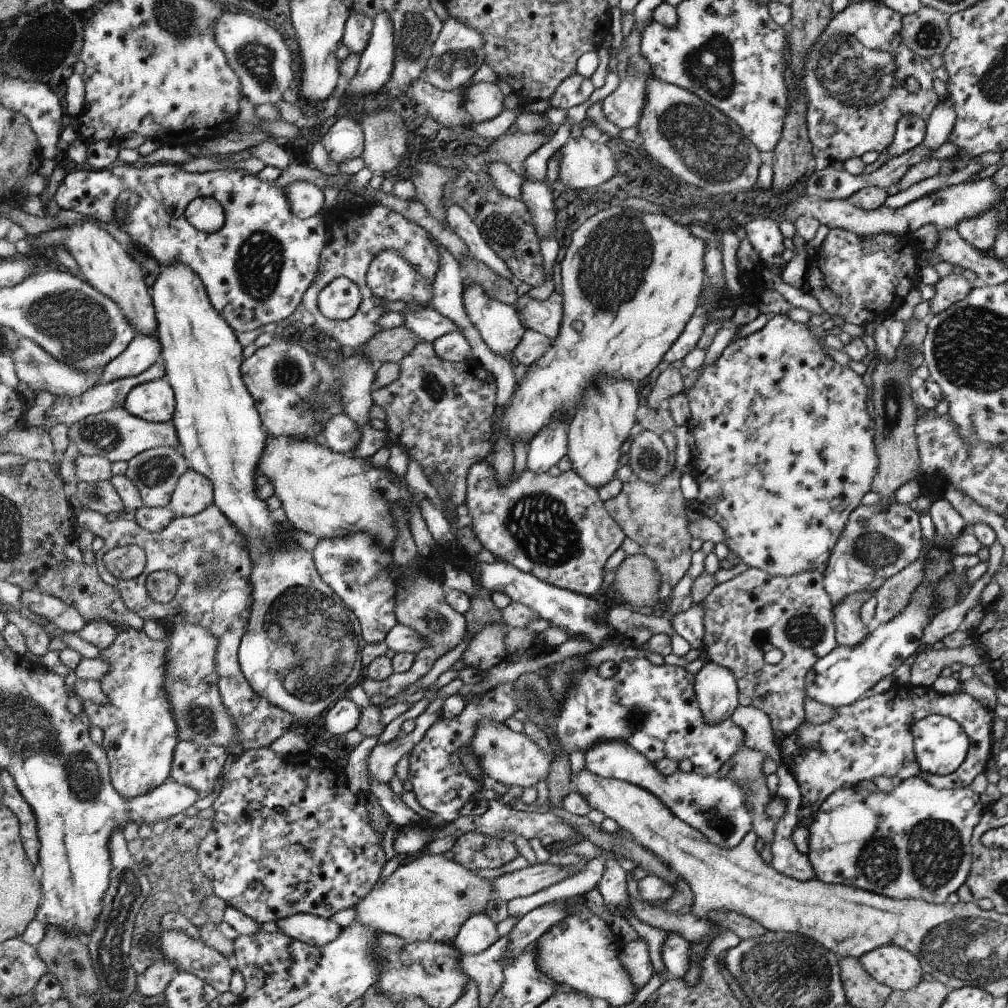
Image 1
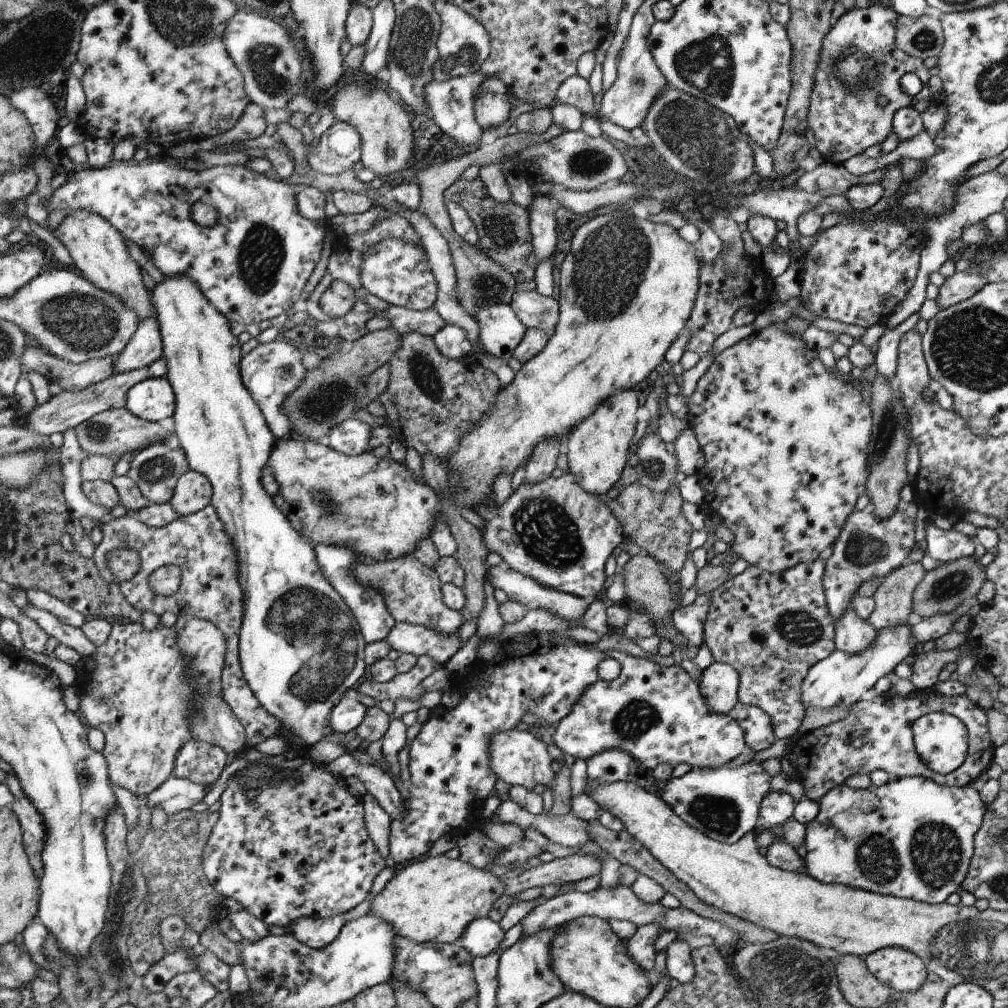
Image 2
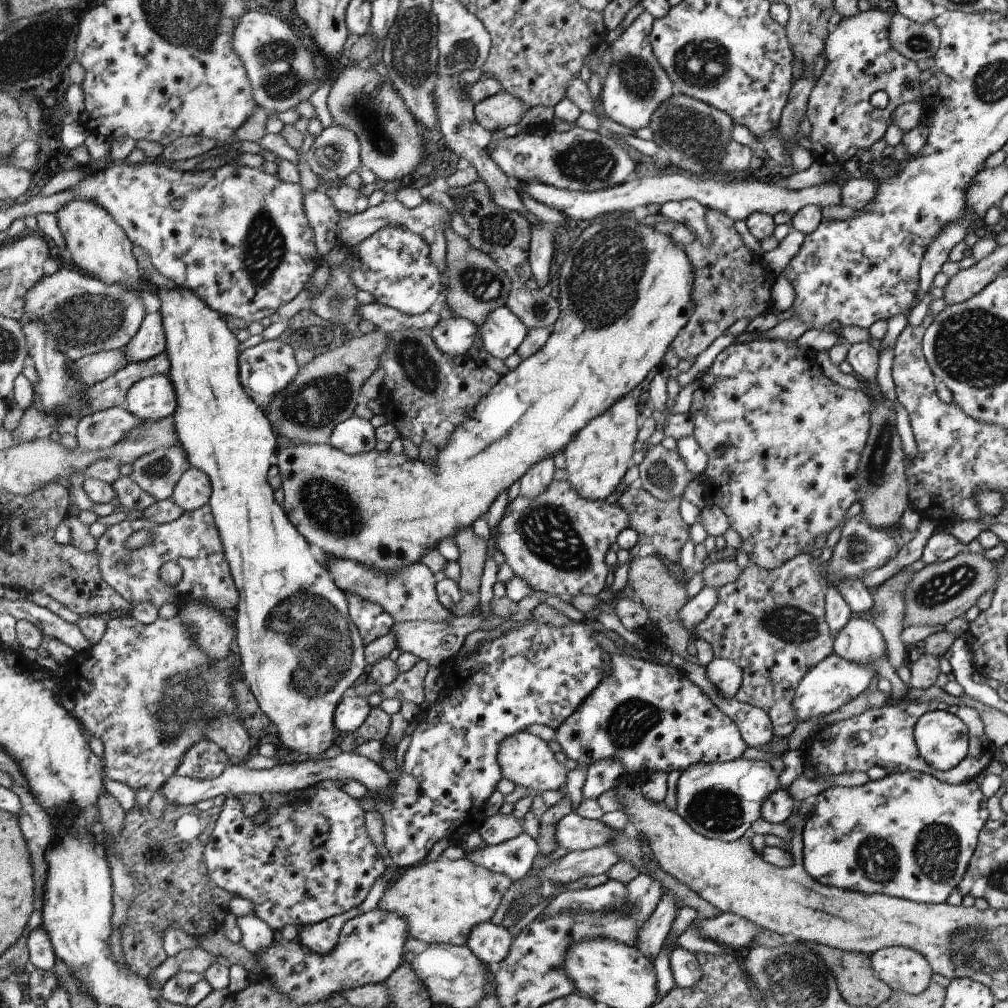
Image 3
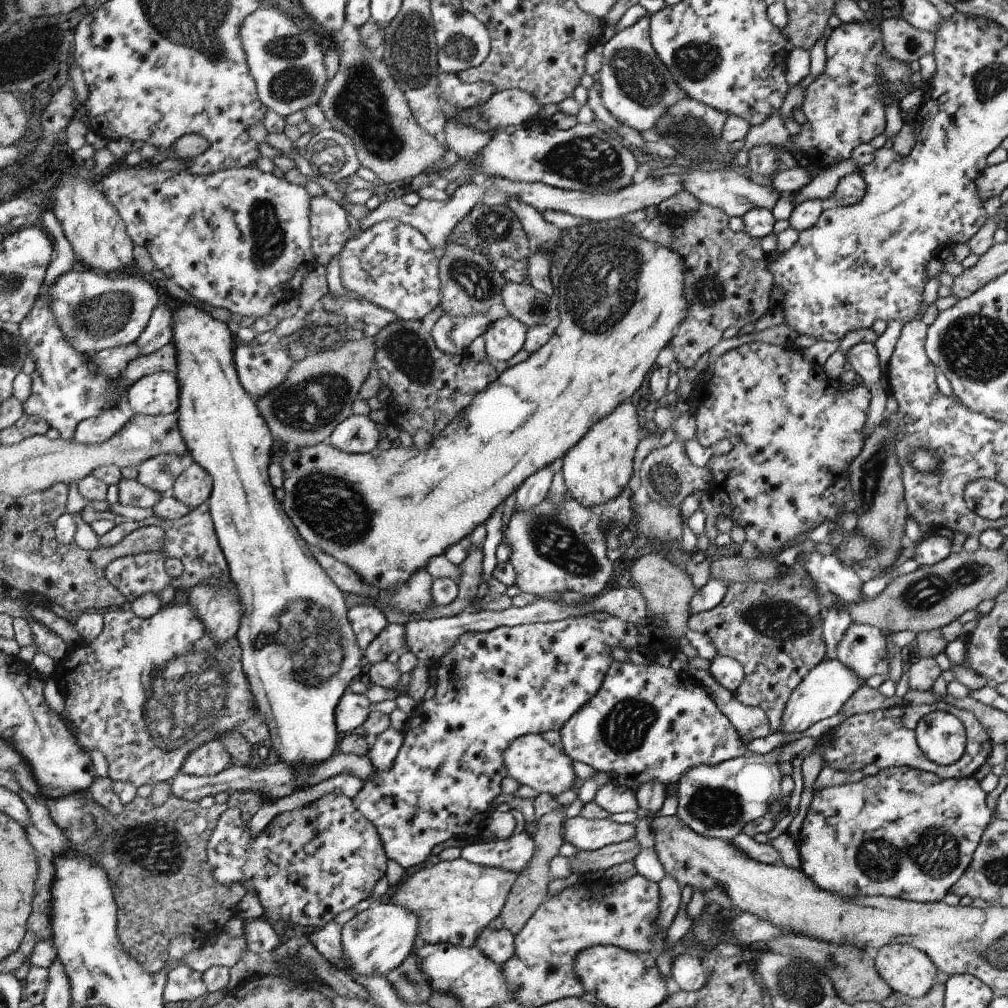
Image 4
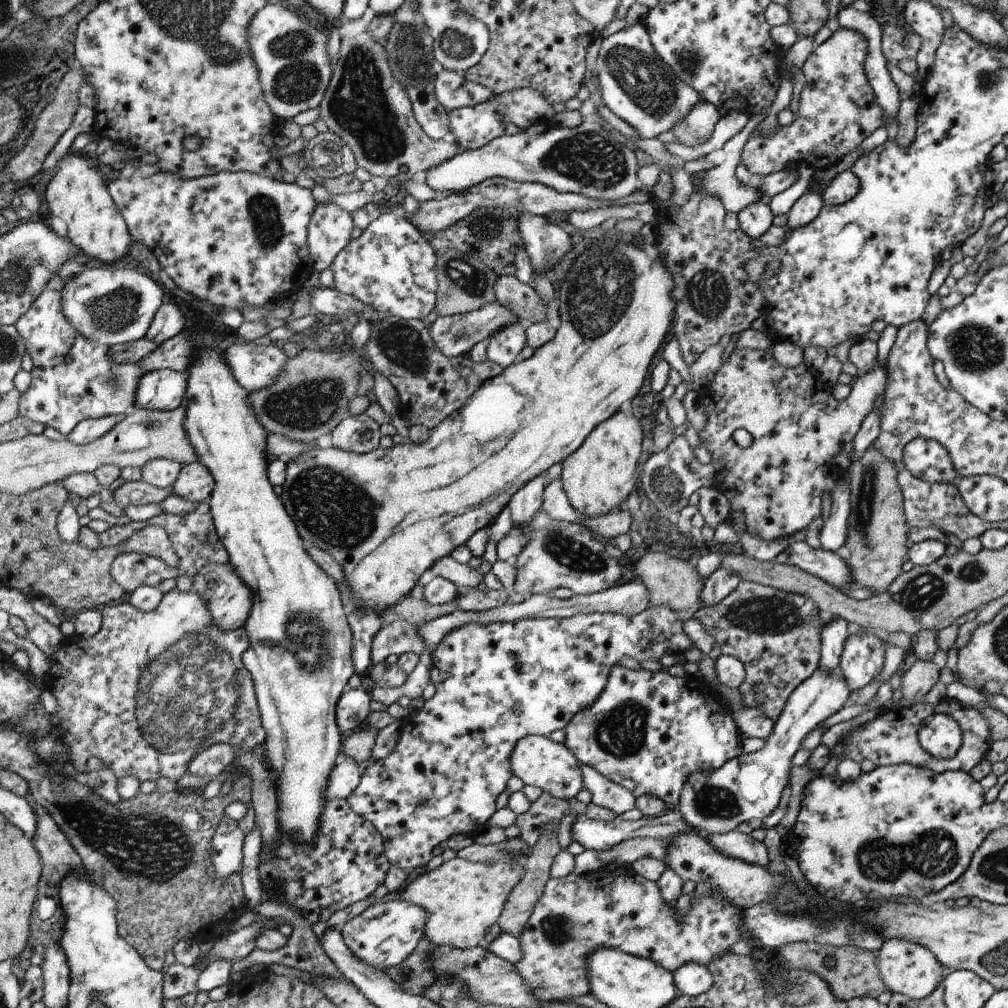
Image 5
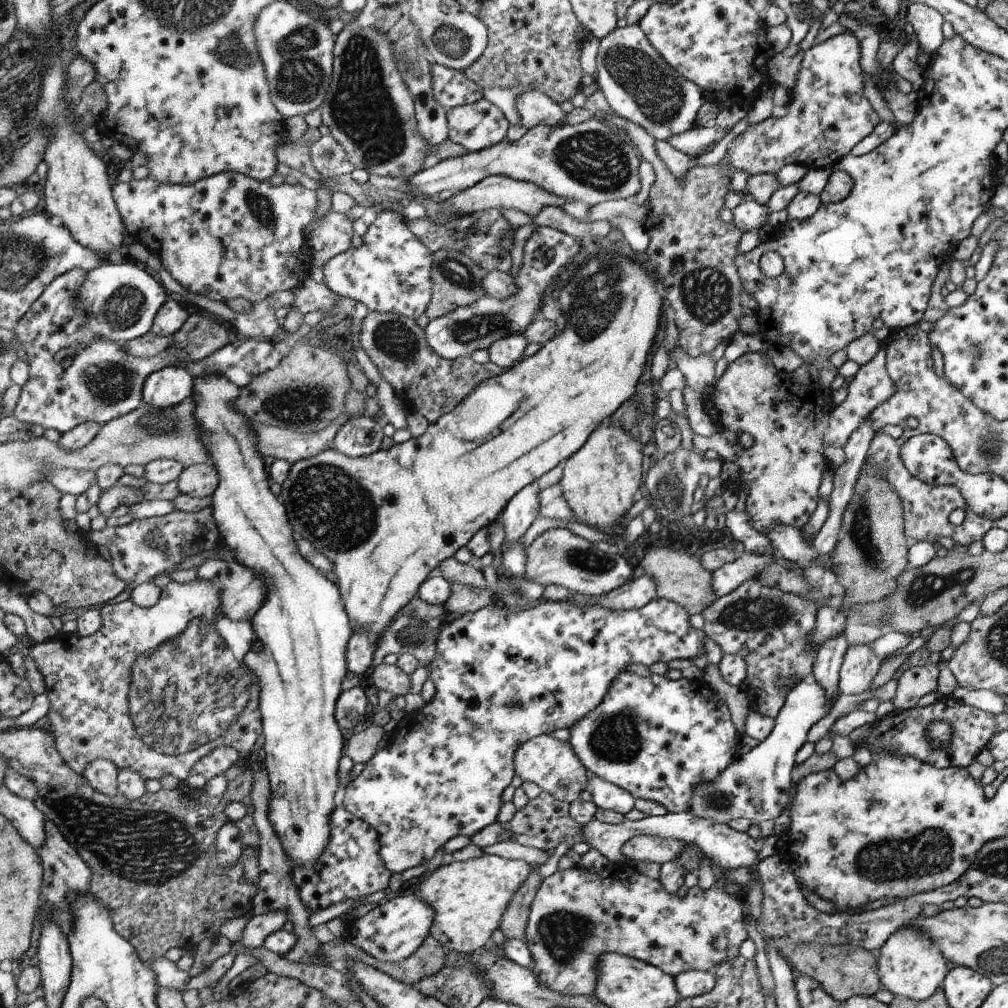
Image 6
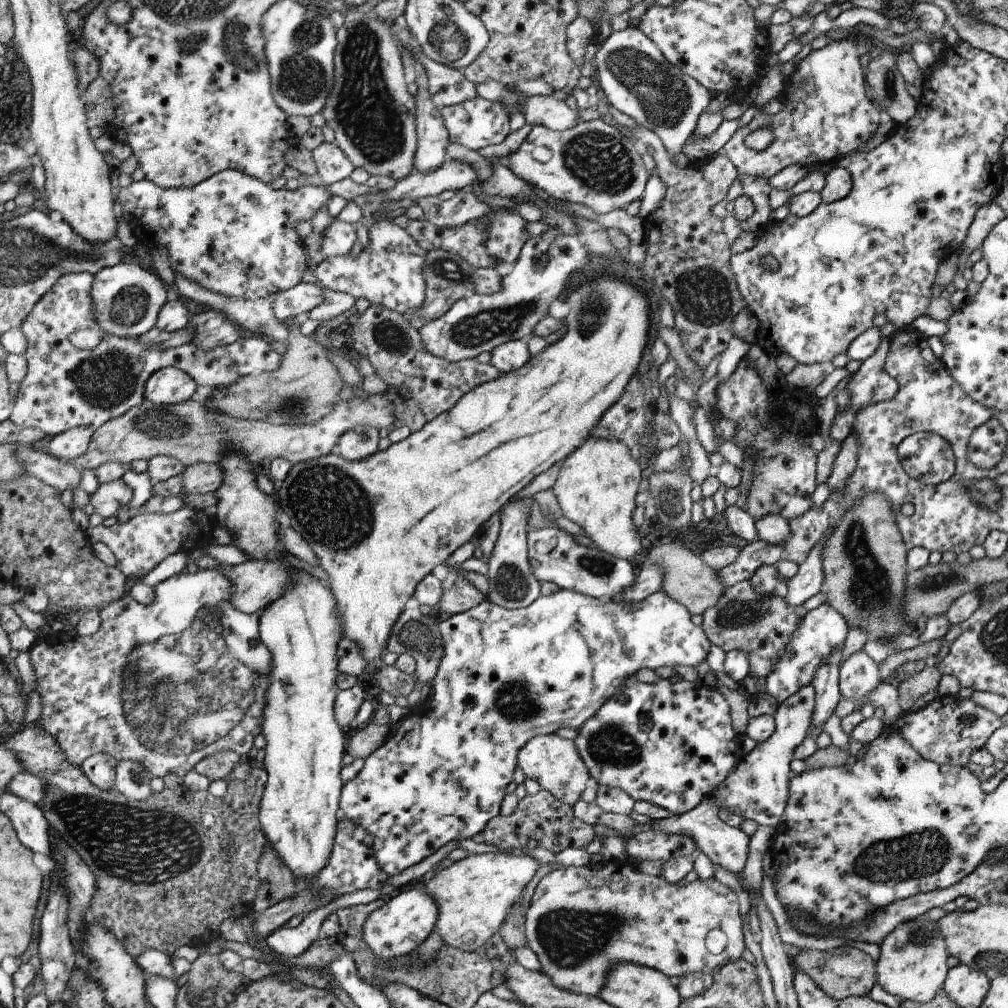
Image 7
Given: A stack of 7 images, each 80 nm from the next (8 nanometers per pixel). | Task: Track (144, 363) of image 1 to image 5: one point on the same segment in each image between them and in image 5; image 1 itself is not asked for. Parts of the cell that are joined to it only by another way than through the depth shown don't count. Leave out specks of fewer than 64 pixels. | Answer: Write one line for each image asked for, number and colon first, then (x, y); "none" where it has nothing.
2: (146, 346)
3: (150, 341)
4: (158, 333)
5: (168, 322)

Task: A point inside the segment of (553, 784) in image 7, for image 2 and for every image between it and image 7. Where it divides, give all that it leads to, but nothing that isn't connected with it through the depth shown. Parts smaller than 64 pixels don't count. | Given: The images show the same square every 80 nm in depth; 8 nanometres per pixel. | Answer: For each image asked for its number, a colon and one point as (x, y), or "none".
2: (520, 759)
3: (528, 761)
4: (529, 760)
5: (537, 761)
6: (553, 765)

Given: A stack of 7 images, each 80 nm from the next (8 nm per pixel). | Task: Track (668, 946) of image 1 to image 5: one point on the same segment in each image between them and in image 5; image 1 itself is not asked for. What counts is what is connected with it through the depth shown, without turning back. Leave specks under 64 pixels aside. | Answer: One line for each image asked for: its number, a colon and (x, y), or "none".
2: (679, 963)
3: (685, 967)
4: (687, 970)
5: (692, 979)

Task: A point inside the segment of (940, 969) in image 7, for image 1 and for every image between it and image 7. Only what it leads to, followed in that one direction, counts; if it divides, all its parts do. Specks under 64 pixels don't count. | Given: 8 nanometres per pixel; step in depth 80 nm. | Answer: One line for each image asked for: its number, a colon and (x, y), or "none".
1: (895, 967)
2: (903, 971)
3: (901, 968)
4: (906, 969)
5: (912, 970)
6: (910, 965)

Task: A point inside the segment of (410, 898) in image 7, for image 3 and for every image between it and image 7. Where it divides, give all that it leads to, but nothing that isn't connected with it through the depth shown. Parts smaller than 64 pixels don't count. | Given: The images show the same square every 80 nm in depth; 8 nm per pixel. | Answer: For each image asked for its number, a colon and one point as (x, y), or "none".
3: (371, 946)
4: (377, 940)
5: (384, 934)
6: (390, 932)

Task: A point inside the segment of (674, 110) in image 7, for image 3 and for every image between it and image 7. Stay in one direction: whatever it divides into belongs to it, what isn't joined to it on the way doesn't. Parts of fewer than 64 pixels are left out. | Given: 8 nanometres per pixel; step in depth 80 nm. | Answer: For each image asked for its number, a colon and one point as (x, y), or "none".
3: (636, 84)
4: (636, 88)
5: (637, 85)
6: (640, 86)

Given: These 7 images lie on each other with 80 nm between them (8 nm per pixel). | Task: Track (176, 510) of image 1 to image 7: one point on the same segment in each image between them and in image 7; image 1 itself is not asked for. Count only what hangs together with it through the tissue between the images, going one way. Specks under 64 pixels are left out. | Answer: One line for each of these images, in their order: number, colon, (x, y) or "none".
2: (193, 492)
3: (194, 489)
4: (193, 487)
5: (195, 482)
6: (200, 480)
7: (200, 478)

